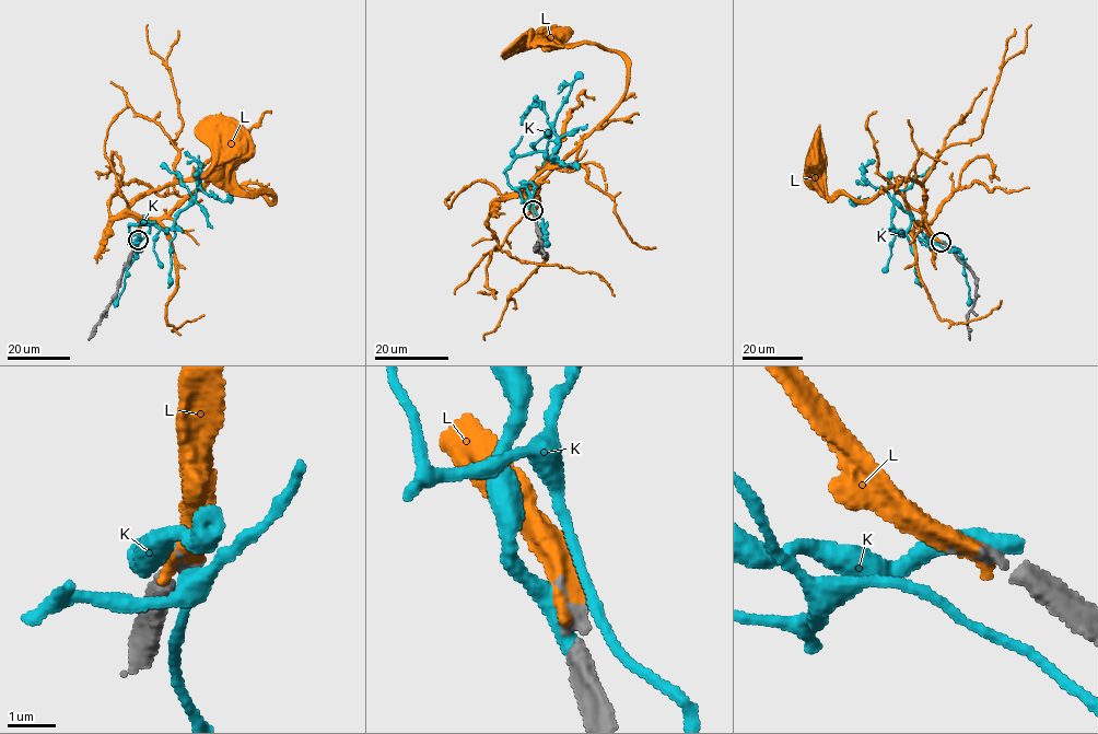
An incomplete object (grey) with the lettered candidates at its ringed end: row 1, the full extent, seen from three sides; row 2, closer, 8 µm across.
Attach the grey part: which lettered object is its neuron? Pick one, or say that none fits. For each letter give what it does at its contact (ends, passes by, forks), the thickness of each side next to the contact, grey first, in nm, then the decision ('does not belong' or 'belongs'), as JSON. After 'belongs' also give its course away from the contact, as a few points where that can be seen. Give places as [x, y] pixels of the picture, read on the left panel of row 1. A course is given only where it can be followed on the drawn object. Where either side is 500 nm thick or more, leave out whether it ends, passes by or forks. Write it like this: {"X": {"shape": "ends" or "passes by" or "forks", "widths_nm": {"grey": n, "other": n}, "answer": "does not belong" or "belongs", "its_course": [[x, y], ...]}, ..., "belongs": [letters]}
{"K": {"widths_nm": {"grey": 360, "other": 500}, "answer": "does not belong"}, "L": {"shape": "ends", "widths_nm": {"grey": 360, "other": 440}, "answer": "belongs", "its_course": [[138, 240], [129, 206], [170, 185], [219, 178], [273, 200], [237, 186], [229, 148], [236, 148]]}, "belongs": ["L"]}

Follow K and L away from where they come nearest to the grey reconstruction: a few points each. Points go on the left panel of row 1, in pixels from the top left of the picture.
K: (137, 240), (139, 235), (128, 226), (145, 223), (170, 229), (198, 187), (222, 201), (232, 195)
L: (138, 240), (129, 206), (170, 185), (219, 178), (273, 200), (237, 186), (229, 148), (236, 148)

